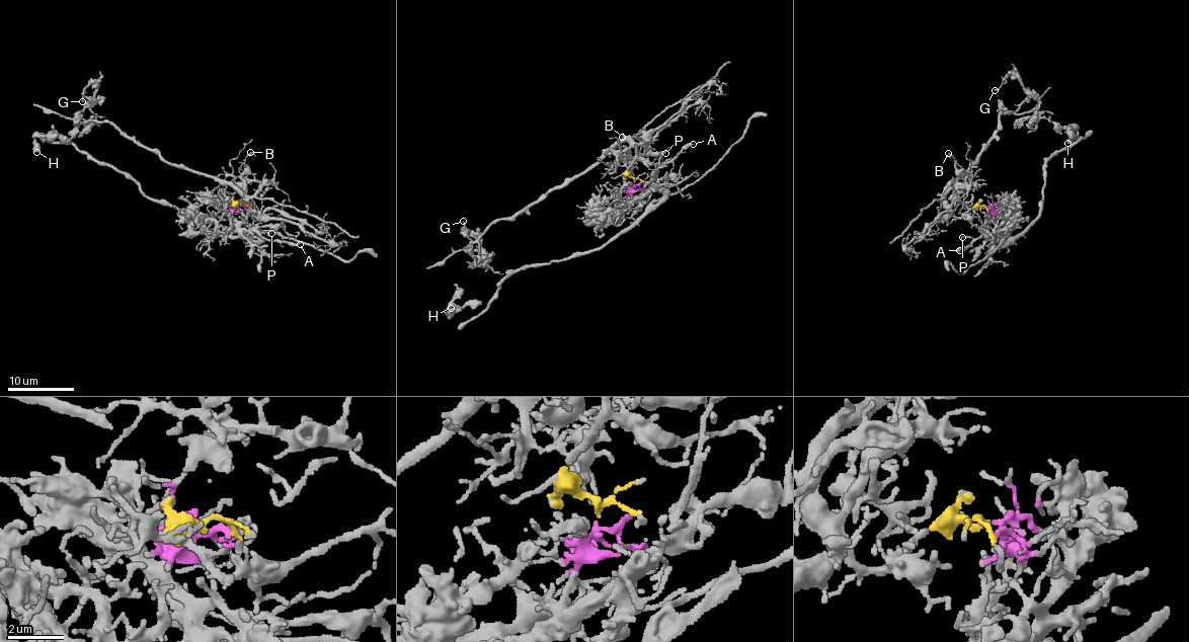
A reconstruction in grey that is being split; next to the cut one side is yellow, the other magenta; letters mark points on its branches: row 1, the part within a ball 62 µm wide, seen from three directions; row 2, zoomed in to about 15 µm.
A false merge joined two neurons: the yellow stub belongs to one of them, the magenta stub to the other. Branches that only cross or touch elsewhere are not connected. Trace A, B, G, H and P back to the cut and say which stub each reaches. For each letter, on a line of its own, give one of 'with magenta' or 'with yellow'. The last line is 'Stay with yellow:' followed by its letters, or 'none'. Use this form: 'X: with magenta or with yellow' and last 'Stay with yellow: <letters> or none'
A: with magenta
B: with yellow
G: with yellow
H: with magenta
P: with magenta
Stay with yellow: B, G

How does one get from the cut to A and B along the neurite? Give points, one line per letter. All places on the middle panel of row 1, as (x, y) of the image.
A: (633, 183), (635, 190), (648, 188), (663, 165), (694, 145)
B: (633, 181), (618, 157), (627, 152), (623, 156), (624, 147), (621, 148), (625, 139), (622, 137)

